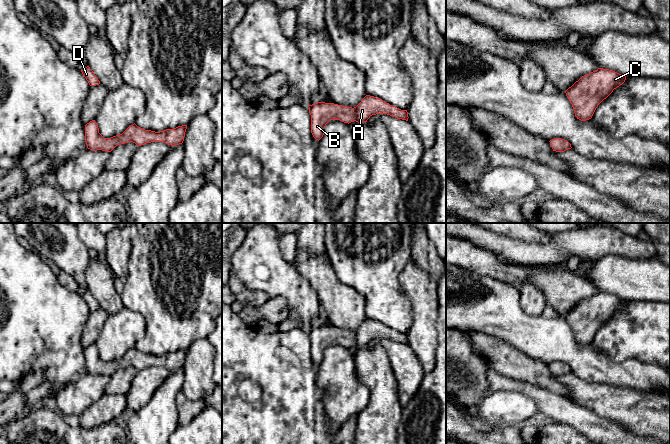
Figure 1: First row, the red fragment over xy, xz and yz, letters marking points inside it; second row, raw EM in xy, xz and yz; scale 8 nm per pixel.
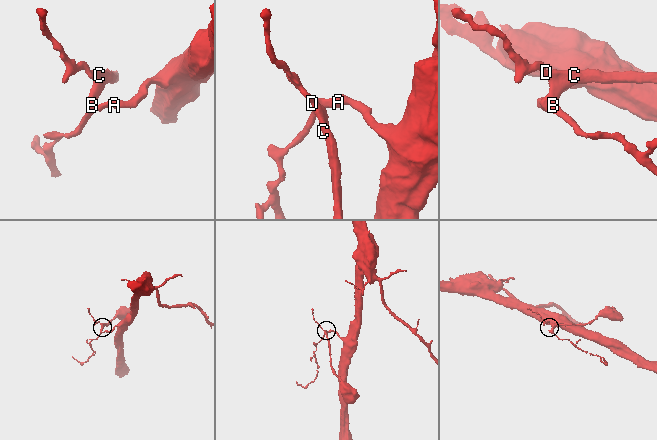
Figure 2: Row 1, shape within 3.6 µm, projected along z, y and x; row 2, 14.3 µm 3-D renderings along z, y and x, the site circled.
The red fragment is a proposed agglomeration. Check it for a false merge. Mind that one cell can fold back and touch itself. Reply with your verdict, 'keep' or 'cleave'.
keep

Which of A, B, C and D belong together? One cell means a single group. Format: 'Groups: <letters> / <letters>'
Groups: A B C D

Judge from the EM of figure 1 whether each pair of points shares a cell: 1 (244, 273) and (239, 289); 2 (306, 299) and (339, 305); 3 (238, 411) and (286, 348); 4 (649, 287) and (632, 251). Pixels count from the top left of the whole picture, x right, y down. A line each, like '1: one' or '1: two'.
1: two
2: two
3: one
4: two

